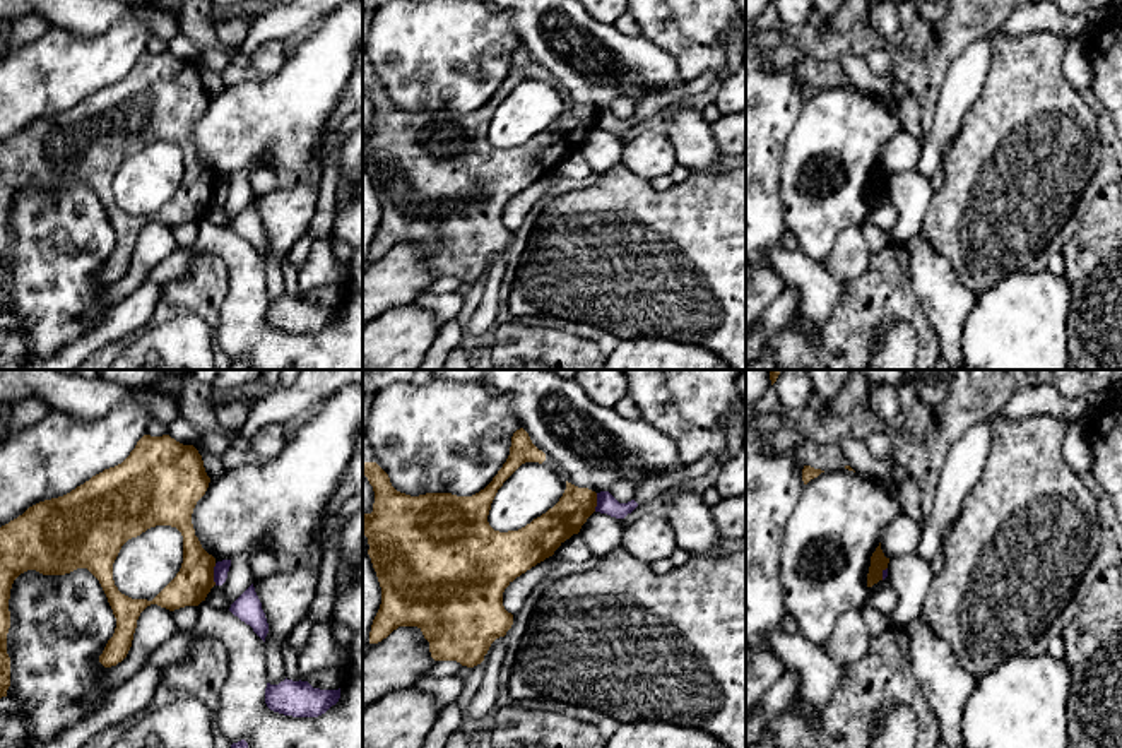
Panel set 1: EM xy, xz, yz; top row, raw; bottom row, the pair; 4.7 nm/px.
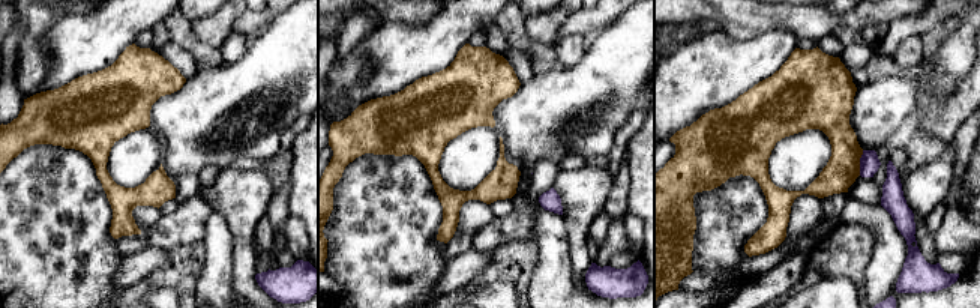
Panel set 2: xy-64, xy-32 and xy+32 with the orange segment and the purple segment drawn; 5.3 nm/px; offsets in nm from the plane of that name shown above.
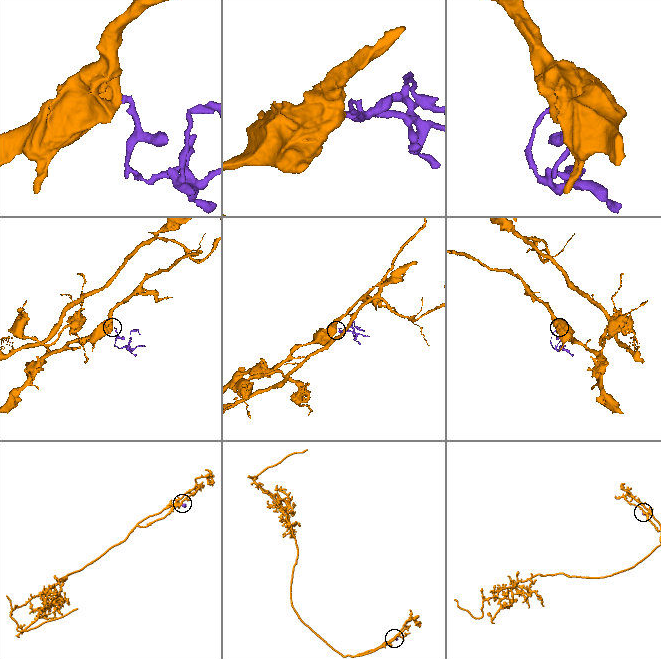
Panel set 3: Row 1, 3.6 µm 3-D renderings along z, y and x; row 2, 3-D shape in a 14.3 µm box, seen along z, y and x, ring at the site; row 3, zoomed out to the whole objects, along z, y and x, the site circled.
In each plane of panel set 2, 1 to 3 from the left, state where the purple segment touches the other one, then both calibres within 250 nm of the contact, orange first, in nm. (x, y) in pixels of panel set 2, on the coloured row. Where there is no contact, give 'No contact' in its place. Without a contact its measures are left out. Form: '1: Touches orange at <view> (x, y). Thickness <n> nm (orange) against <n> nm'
1: No contact
2: No contact
3: Touches orange at xy+32 (859, 163). Thickness 180 nm (orange) against 110 nm

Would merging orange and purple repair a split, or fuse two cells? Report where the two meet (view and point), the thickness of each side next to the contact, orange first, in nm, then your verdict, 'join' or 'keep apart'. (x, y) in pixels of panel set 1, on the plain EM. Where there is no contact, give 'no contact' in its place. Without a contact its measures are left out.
xy (212, 190) | 170/70 nm | keep apart

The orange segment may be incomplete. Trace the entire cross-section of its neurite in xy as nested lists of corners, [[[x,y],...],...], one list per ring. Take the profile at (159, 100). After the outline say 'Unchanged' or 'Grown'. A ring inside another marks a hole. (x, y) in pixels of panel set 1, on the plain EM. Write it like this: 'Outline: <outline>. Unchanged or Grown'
Outline: [[[144,51],[121,80],[63,113],[29,123],[0,144],[0,315],[7,313],[10,303],[10,205],[27,187],[65,192],[87,185],[99,197],[116,234],[115,250],[99,272],[104,284],[127,274],[137,236],[147,223],[174,228],[205,217],[216,202],[216,175],[195,152],[192,130],[209,99],[193,62],[169,51]],[[156,142],[181,149],[183,180],[152,217],[132,216],[115,202],[113,180],[128,156]]]. Unchanged

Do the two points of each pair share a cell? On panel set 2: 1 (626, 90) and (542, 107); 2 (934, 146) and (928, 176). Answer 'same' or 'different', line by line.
1: same
2: different

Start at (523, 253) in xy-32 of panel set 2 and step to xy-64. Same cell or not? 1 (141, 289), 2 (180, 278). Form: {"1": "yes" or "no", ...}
{"1": "yes", "2": "yes"}

